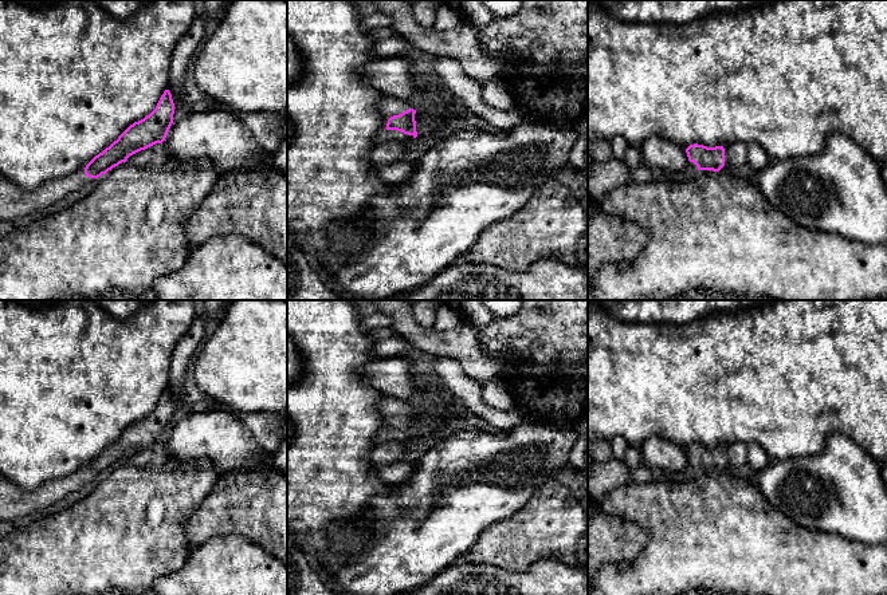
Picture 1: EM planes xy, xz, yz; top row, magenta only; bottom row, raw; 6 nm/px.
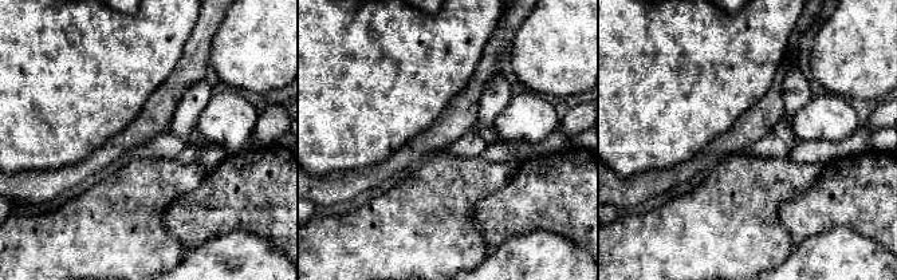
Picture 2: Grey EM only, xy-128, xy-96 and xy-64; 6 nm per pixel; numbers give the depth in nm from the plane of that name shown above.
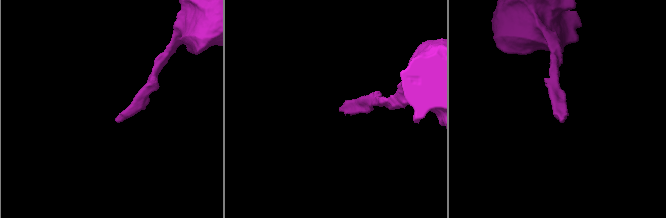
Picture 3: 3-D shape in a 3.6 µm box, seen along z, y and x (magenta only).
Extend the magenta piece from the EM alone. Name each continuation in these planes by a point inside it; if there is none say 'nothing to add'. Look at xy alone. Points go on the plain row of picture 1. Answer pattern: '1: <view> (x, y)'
1: xy (15, 503)

